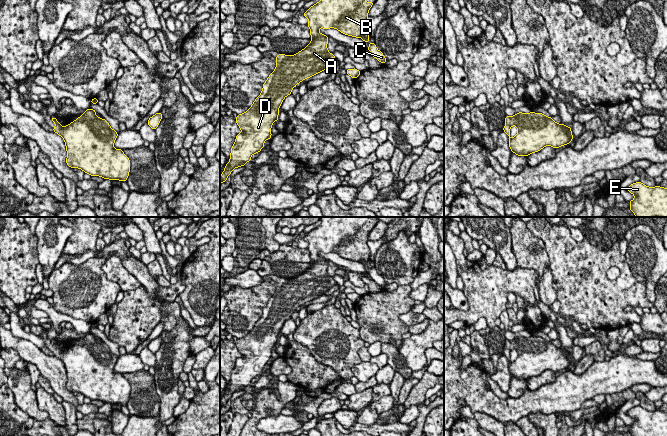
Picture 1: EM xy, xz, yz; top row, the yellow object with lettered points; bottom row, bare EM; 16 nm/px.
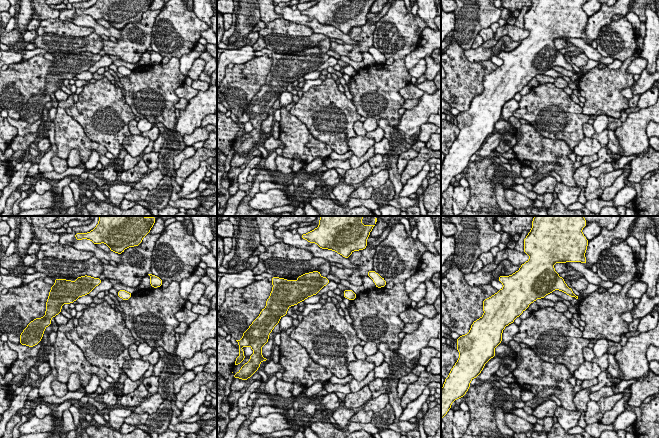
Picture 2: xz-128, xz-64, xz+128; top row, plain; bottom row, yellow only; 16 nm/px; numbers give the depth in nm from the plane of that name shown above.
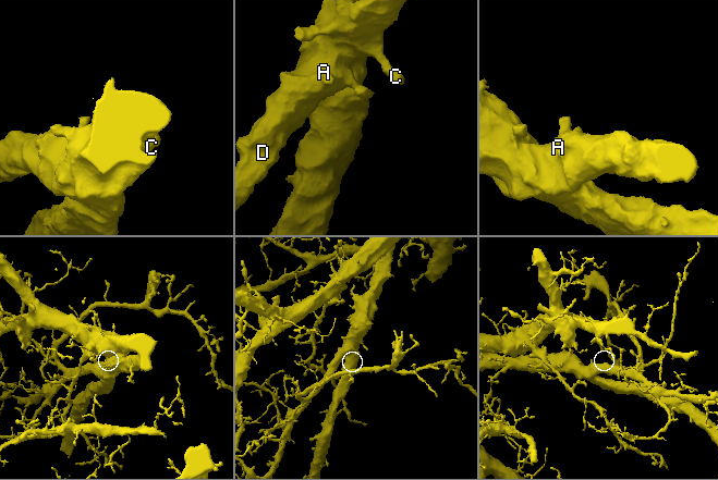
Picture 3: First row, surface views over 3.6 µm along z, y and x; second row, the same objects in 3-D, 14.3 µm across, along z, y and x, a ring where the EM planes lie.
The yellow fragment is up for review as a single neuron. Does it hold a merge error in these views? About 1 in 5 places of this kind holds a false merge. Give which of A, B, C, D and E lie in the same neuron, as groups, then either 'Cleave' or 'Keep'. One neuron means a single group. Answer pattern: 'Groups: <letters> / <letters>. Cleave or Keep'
Groups: A B C D E. Keep

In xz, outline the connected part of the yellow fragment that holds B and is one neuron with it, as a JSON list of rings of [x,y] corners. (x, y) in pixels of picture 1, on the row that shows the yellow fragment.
[[[320,0],[303,13],[309,19],[311,42],[297,54],[275,57],[276,68],[263,84],[261,94],[245,113],[237,115],[235,121],[241,133],[231,148],[230,161],[220,176],[221,183],[233,169],[251,161],[251,156],[260,152],[264,142],[271,138],[271,127],[278,121],[279,107],[292,89],[337,61],[327,49],[328,36],[321,34],[319,29],[335,28],[345,35],[369,42],[367,18],[373,4],[365,0]]]

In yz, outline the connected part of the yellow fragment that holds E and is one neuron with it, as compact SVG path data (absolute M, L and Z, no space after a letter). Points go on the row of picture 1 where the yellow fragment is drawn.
M636 182L631 184L627 190L635 196L632 201L629 201L629 209L636 217L667 217L667 188L648 187L641 182Z

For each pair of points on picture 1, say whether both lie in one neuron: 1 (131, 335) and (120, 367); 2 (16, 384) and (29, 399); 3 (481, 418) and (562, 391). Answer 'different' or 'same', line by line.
1: different
2: same
3: different

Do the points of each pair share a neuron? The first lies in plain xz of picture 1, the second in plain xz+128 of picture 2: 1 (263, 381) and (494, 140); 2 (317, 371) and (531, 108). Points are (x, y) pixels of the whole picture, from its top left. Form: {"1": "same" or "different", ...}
{"1": "same", "2": "different"}

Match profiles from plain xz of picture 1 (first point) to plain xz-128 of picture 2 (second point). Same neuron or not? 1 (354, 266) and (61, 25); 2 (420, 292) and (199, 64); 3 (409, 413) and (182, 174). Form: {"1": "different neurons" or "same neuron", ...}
{"1": "different neurons", "2": "same neuron", "3": "different neurons"}

